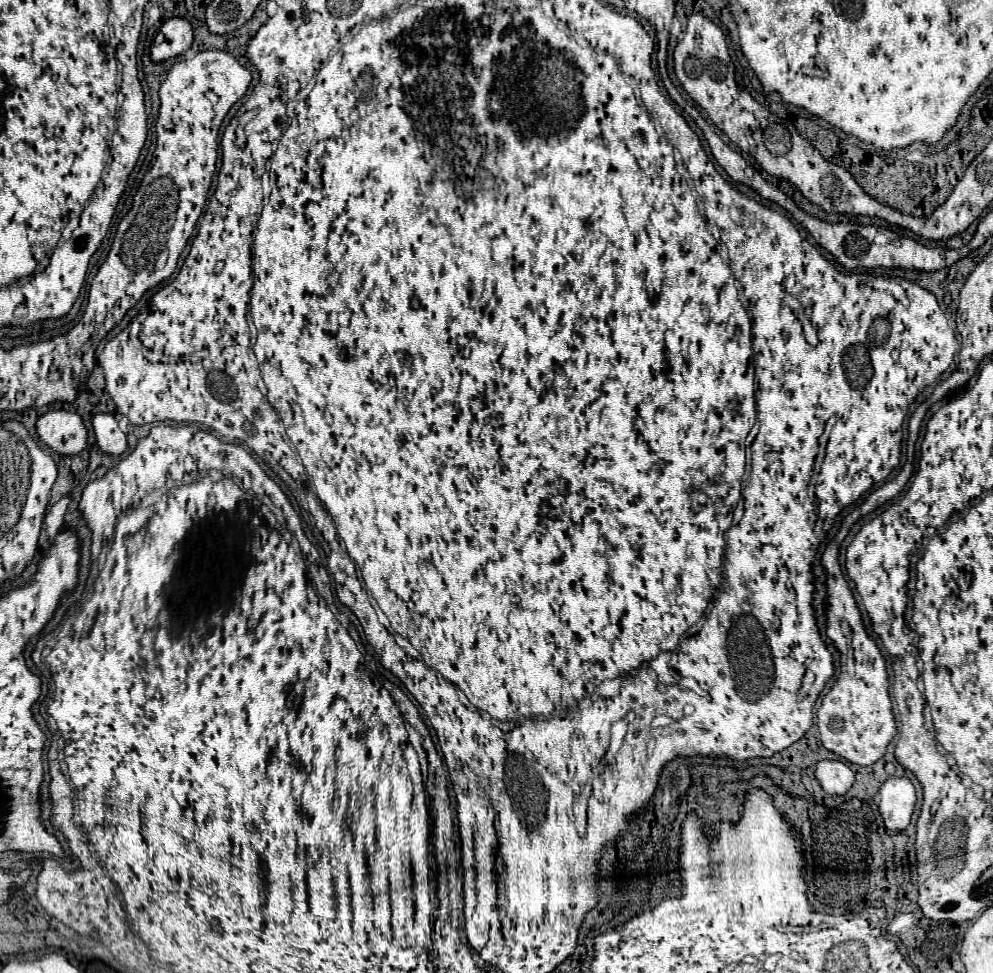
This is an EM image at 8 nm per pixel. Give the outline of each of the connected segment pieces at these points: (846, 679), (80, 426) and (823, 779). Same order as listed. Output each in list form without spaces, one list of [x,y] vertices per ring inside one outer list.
[[[962,362],[948,380],[940,382],[934,390],[934,394],[922,402],[920,406],[917,406],[916,412],[910,416],[910,422],[908,422],[908,460],[906,464],[902,466],[902,472],[886,482],[884,486],[876,488],[874,492],[870,492],[866,496],[866,500],[856,506],[842,522],[838,534],[834,536],[832,542],[828,542],[824,554],[822,554],[822,566],[826,570],[826,636],[832,640],[834,648],[840,652],[840,676],[836,680],[836,684],[832,686],[832,690],[824,696],[822,700],[822,706],[818,708],[816,716],[818,716],[818,732],[820,732],[820,740],[822,740],[822,746],[828,750],[828,752],[834,752],[836,756],[852,762],[852,764],[858,764],[858,766],[872,766],[876,760],[880,760],[886,752],[886,746],[888,742],[894,738],[896,734],[896,722],[894,722],[894,716],[892,716],[892,704],[890,704],[890,696],[888,696],[888,674],[886,674],[886,662],[876,646],[876,642],[866,634],[864,630],[864,624],[862,624],[862,618],[860,618],[860,612],[856,608],[856,600],[842,576],[842,570],[840,570],[840,564],[838,564],[838,548],[840,548],[840,542],[844,540],[844,536],[848,534],[848,528],[860,518],[860,516],[866,516],[868,512],[876,510],[878,506],[882,506],[884,502],[888,502],[890,498],[898,496],[910,474],[912,474],[912,462],[914,462],[914,444],[918,440],[918,432],[920,432],[920,424],[922,424],[922,418],[926,414],[926,410],[930,408],[930,404],[934,404],[936,400],[940,400],[946,392],[958,388],[958,386],[964,386],[974,374],[974,366],[970,366],[968,362]]]
[[[50,410],[36,422],[38,436],[58,454],[80,454],[88,444],[88,430],[76,412]]]
[[[822,760],[822,762],[818,762],[814,774],[816,774],[818,784],[822,786],[822,790],[828,796],[844,796],[854,782],[852,770],[840,760]]]

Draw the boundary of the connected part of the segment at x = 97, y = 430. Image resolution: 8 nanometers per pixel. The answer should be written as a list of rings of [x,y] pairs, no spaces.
[[[96,414],[92,420],[96,442],[106,454],[124,454],[128,450],[126,434],[118,428],[112,414]]]

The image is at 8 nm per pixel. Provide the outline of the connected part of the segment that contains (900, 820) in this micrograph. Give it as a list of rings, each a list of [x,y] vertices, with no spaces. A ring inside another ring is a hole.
[[[888,778],[880,788],[880,814],[890,834],[902,832],[910,824],[916,792],[908,778]]]

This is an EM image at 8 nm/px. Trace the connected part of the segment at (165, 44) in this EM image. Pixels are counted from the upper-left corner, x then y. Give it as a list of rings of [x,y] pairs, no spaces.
[[[174,16],[162,24],[156,38],[152,40],[150,58],[154,62],[162,62],[166,58],[180,56],[190,48],[192,40],[194,40],[192,24],[186,18]]]

